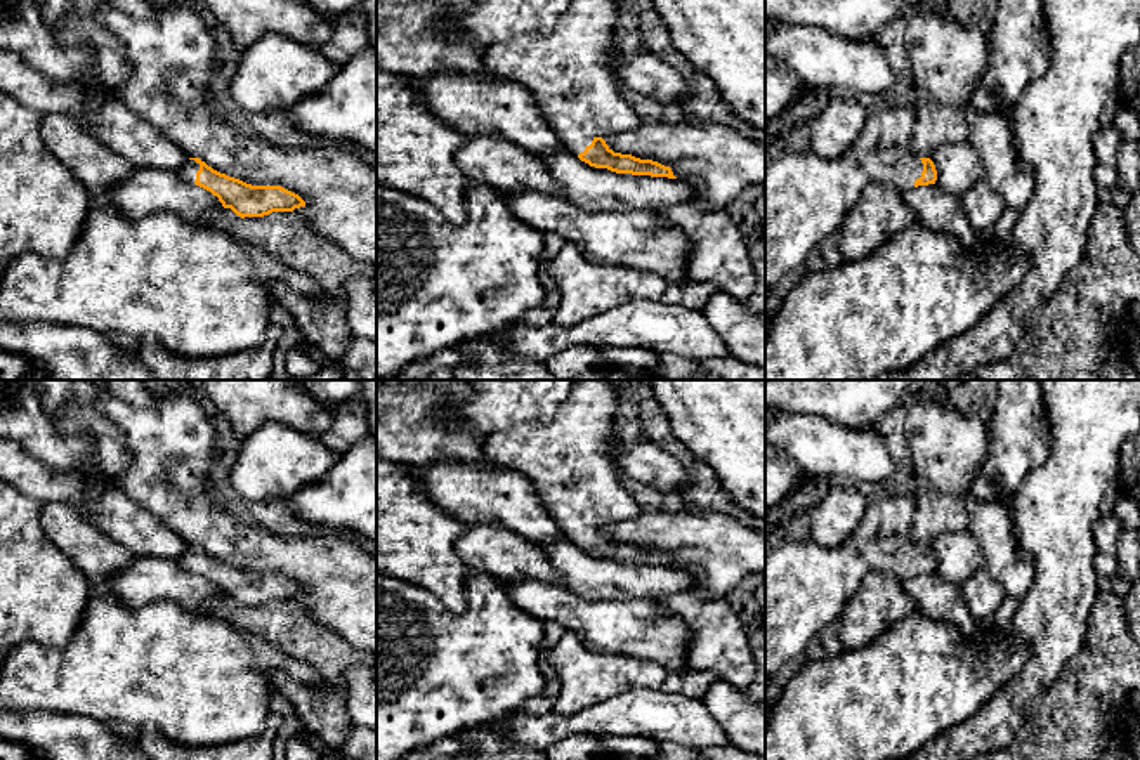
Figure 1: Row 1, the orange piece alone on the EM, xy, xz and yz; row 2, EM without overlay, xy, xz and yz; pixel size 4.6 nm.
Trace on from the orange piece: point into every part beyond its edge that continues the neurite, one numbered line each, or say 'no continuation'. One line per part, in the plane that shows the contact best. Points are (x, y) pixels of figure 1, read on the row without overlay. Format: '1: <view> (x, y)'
1: yz (807, 587)

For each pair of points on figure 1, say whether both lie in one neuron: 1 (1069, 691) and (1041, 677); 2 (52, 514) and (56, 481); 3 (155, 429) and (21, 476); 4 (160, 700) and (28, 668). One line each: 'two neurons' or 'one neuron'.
1: two neurons
2: two neurons
3: two neurons
4: one neuron

